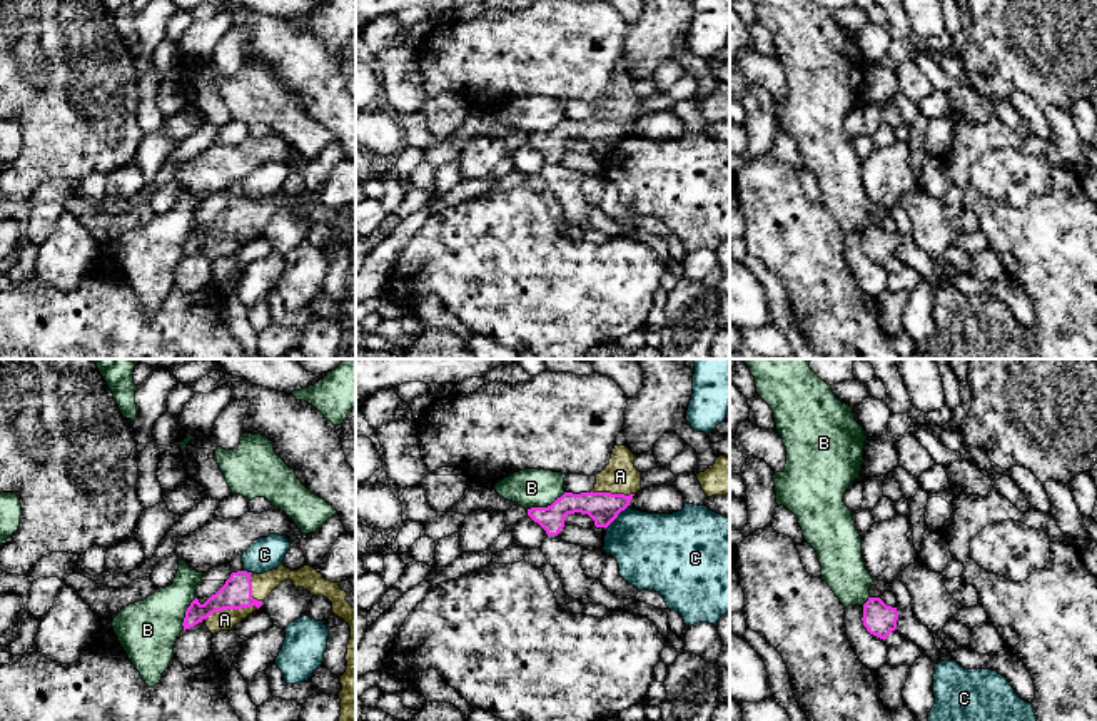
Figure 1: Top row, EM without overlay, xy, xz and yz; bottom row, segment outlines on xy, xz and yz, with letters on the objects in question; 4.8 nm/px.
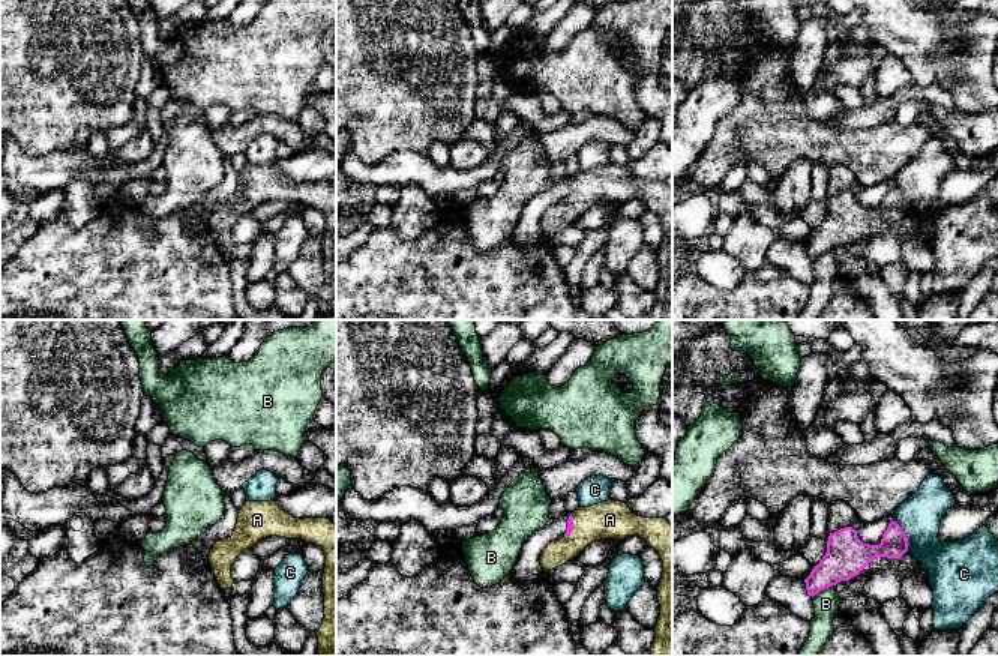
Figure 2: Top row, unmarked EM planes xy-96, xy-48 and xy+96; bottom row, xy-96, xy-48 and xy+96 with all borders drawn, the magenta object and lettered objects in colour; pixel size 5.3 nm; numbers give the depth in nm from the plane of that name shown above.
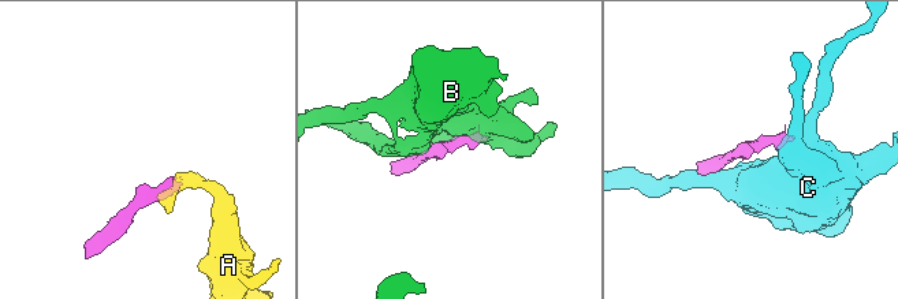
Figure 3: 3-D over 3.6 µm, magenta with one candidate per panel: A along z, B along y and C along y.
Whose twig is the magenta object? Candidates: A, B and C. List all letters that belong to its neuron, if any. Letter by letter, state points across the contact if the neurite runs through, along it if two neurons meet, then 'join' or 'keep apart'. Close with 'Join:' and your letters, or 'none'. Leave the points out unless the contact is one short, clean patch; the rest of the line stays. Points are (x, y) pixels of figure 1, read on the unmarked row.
A: across xy (236, 219), (231, 234), (224, 246) | join
B: along xz (565, 117), (546, 132), (526, 136) | keep apart
C: keep apart
Join: A

